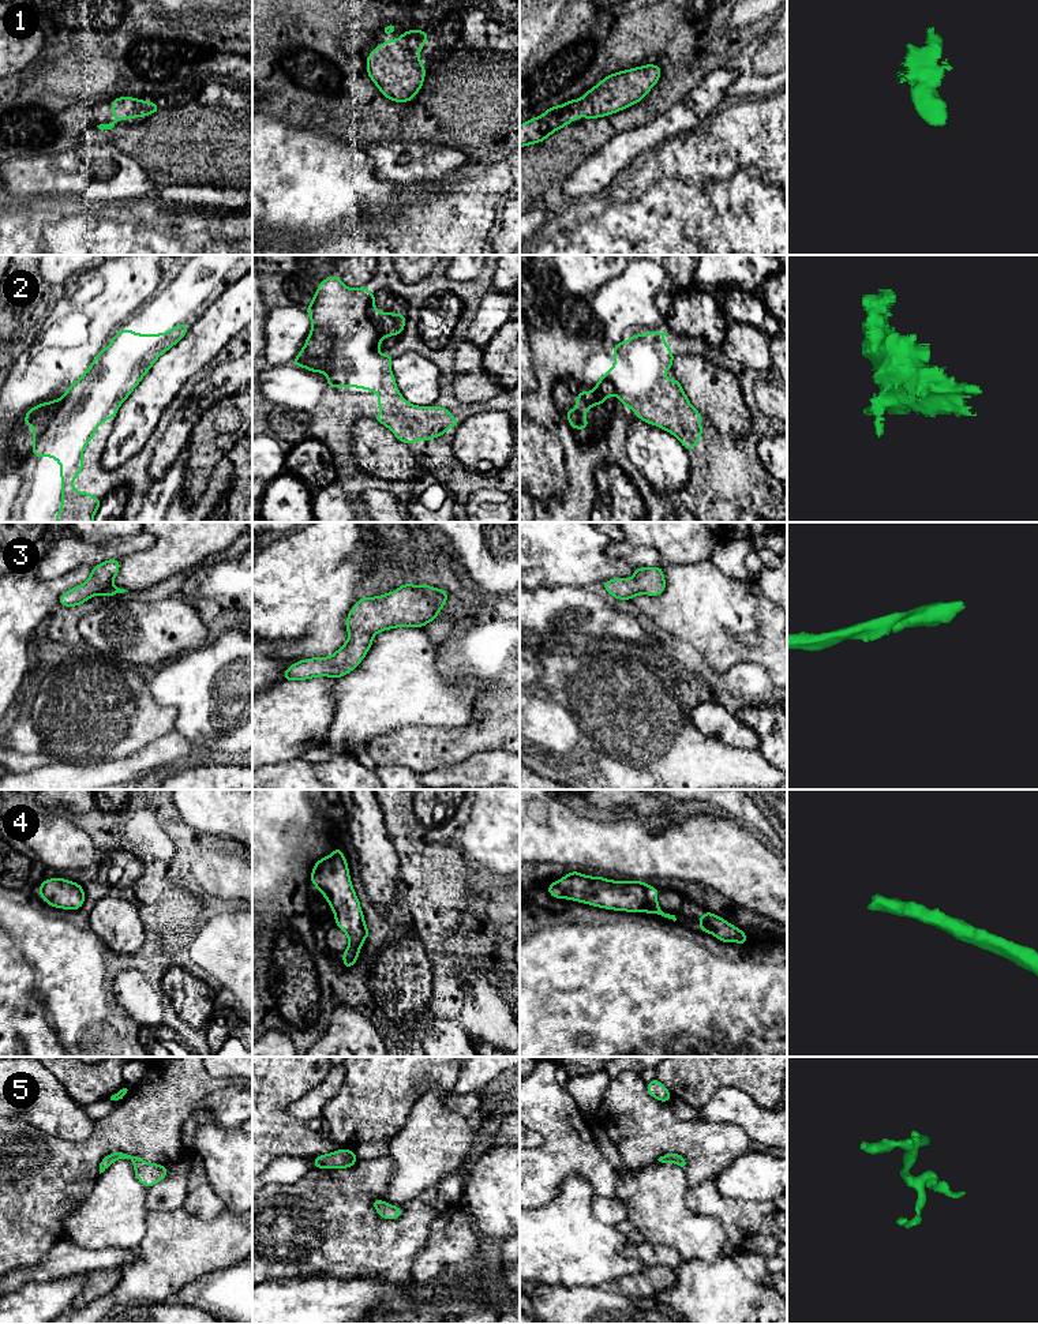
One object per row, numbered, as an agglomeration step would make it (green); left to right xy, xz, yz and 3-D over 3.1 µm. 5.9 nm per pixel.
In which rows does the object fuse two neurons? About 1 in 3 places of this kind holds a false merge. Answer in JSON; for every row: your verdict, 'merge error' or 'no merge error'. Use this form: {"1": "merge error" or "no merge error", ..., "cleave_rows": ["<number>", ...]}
{"1": "no merge error", "2": "no merge error", "3": "no merge error", "4": "no merge error", "5": "no merge error", "cleave_rows": []}

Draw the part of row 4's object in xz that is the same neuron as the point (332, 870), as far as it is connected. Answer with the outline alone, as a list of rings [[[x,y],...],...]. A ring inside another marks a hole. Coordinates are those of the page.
[[[341,848],[319,859],[311,871],[311,882],[333,908],[336,926],[348,935],[349,946],[342,952],[344,968],[356,965],[363,941],[370,937],[360,901],[353,890],[348,863]]]

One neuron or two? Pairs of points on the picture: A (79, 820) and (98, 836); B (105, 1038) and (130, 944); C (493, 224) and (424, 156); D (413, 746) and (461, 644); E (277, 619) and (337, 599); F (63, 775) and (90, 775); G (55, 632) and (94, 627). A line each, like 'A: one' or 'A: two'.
A: one
B: two
C: two
D: one
E: one
F: one
G: two

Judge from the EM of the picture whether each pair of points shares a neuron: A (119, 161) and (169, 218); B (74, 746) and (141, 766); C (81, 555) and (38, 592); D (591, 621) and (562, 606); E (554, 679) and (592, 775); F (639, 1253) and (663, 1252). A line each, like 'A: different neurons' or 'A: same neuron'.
A: different neurons
B: different neurons
C: different neurons
D: same neuron
E: different neurons
F: same neuron

